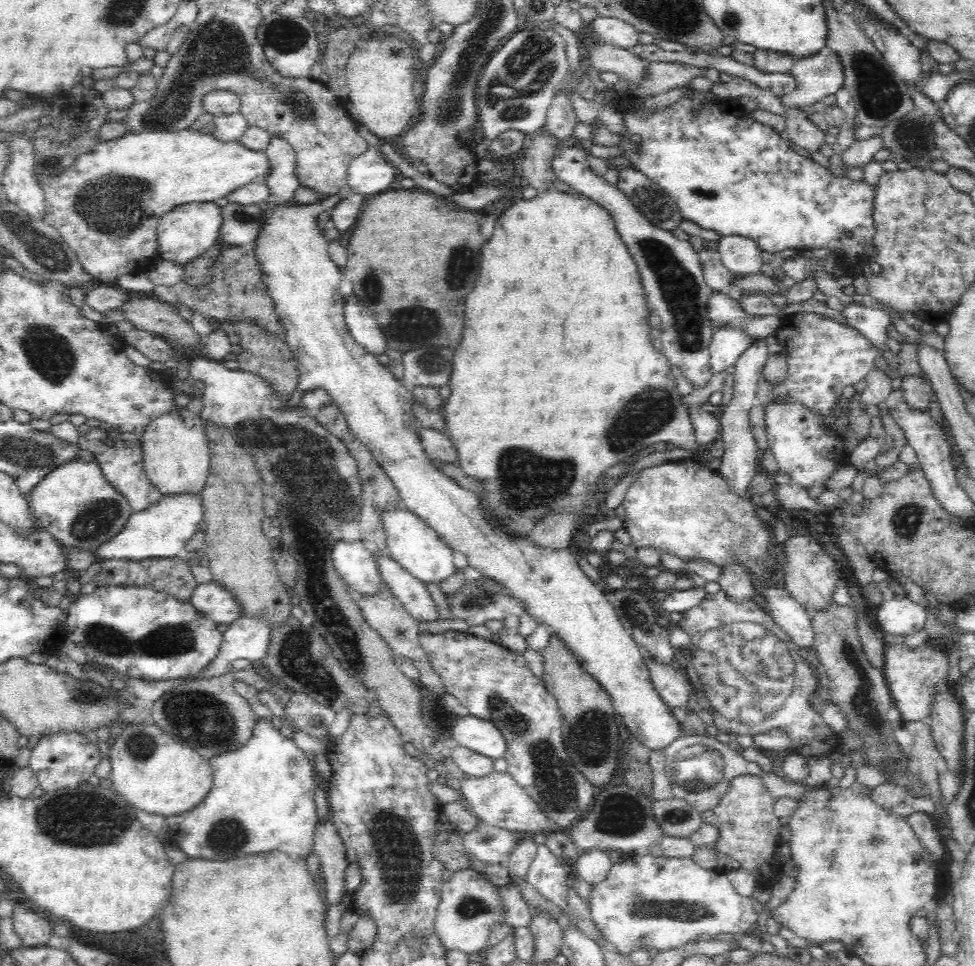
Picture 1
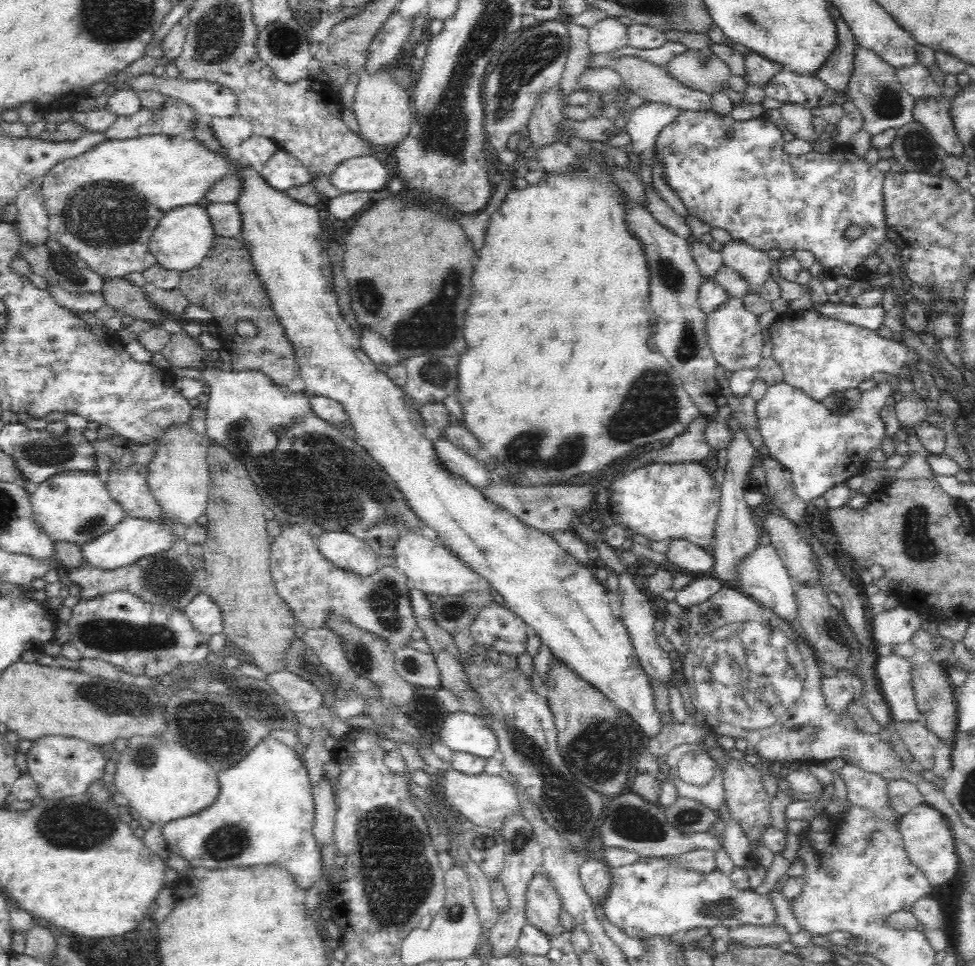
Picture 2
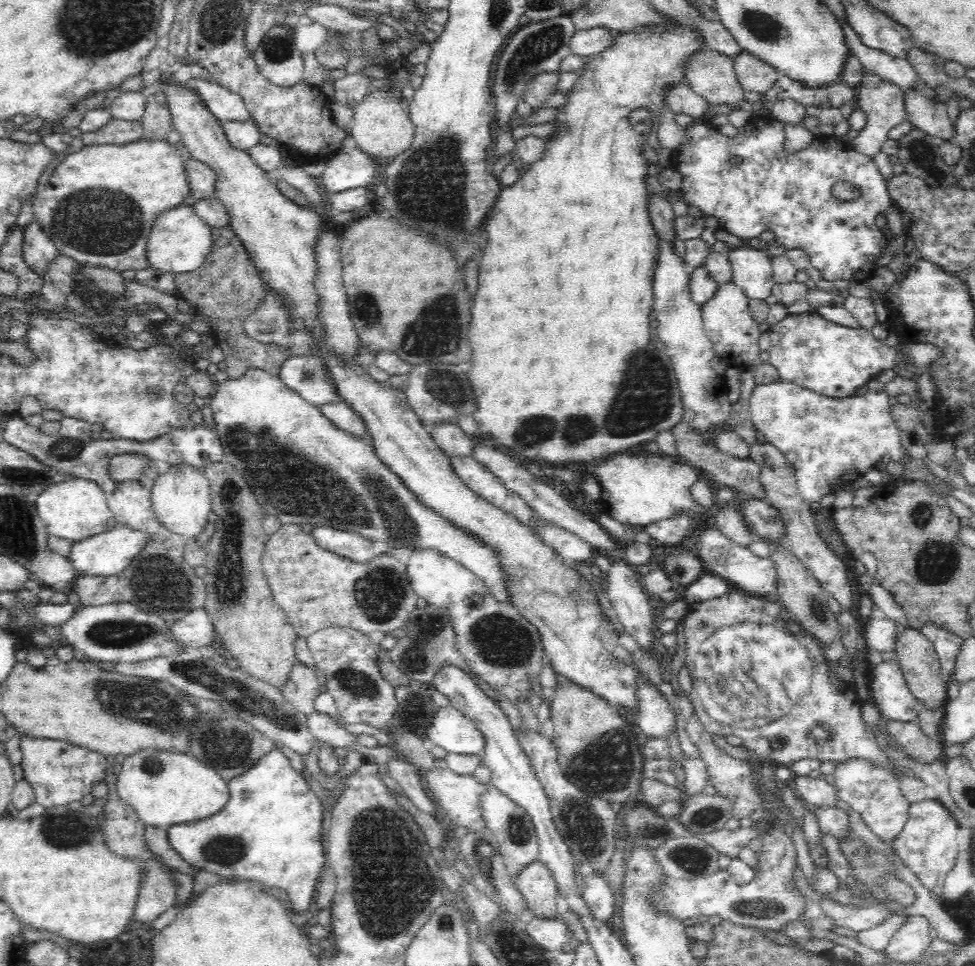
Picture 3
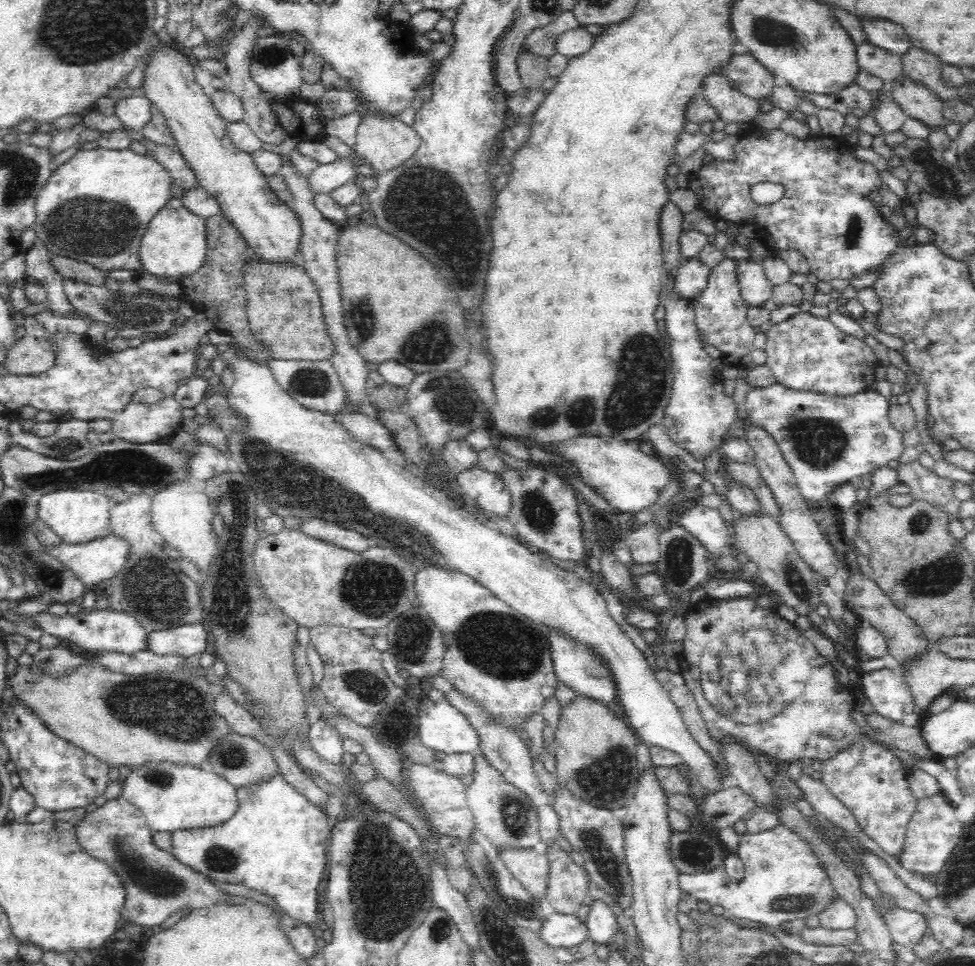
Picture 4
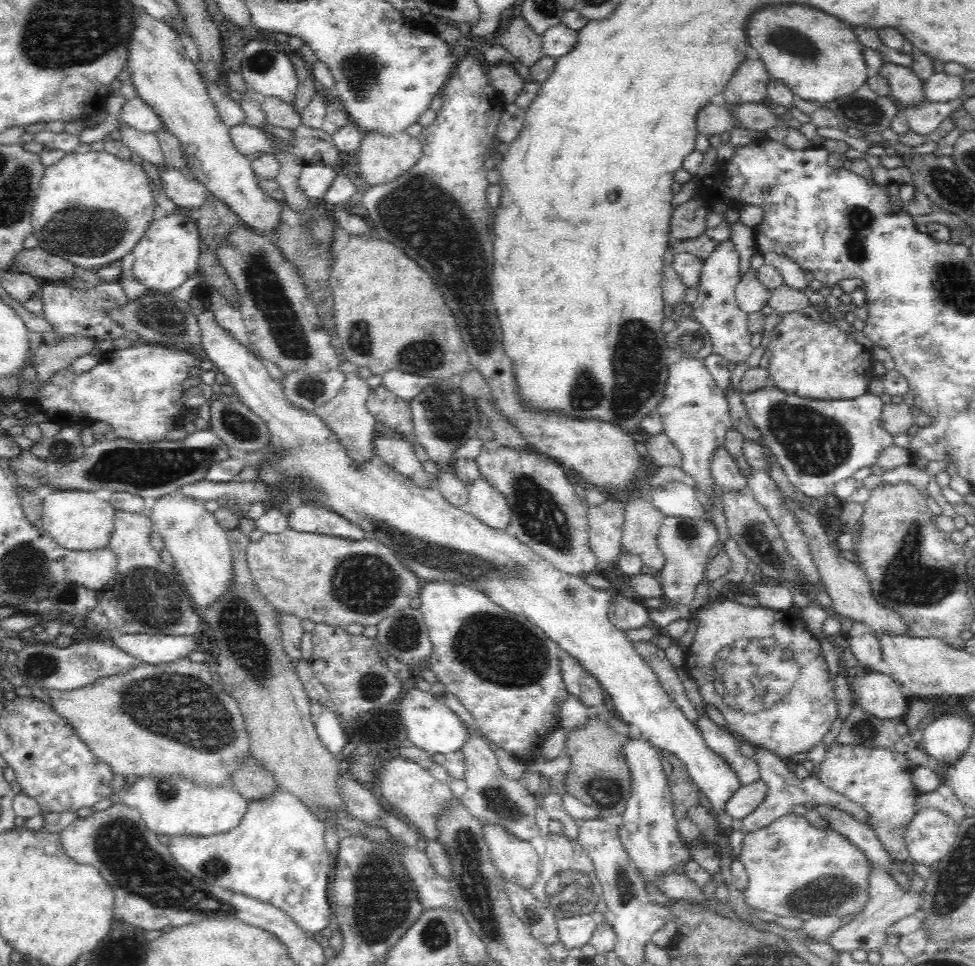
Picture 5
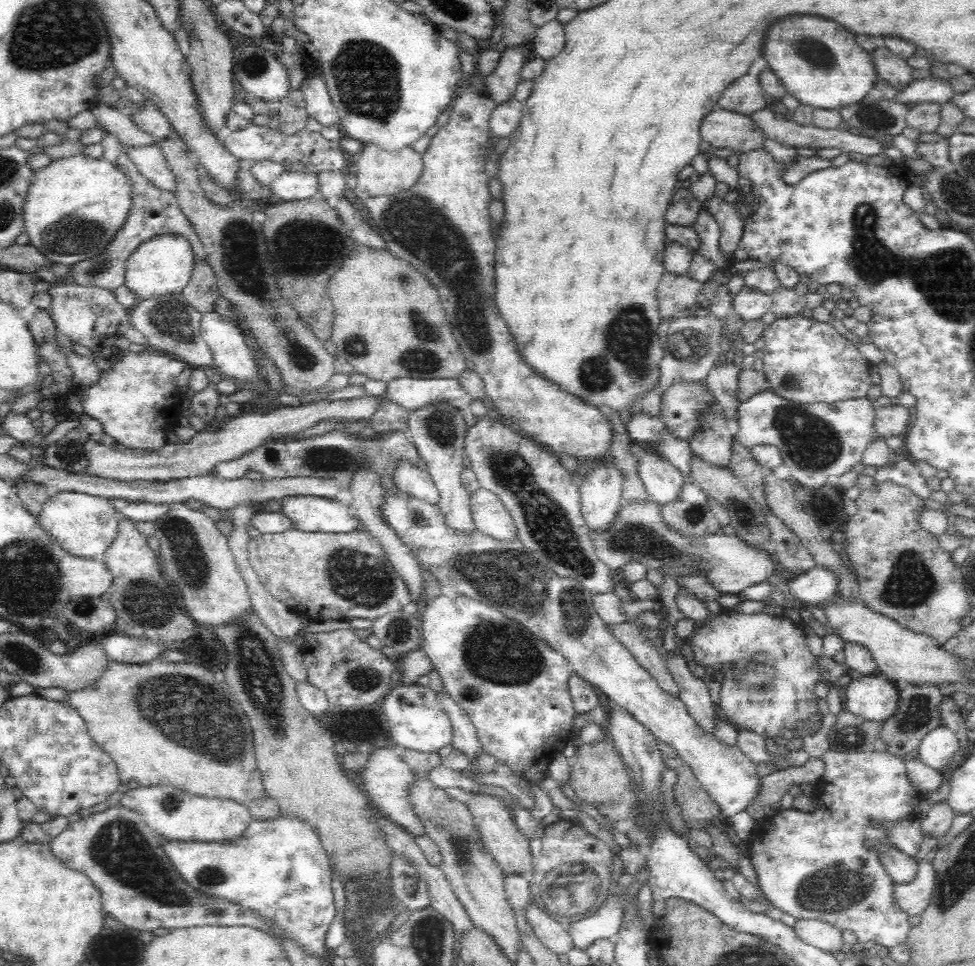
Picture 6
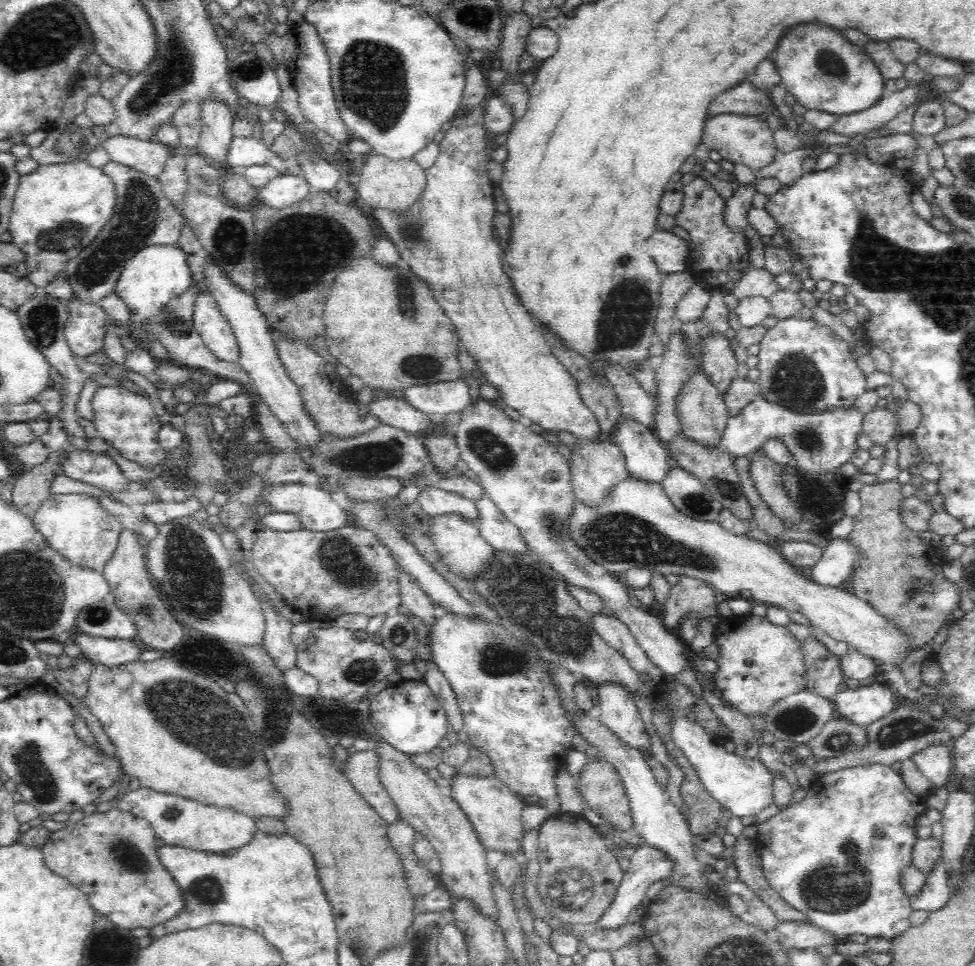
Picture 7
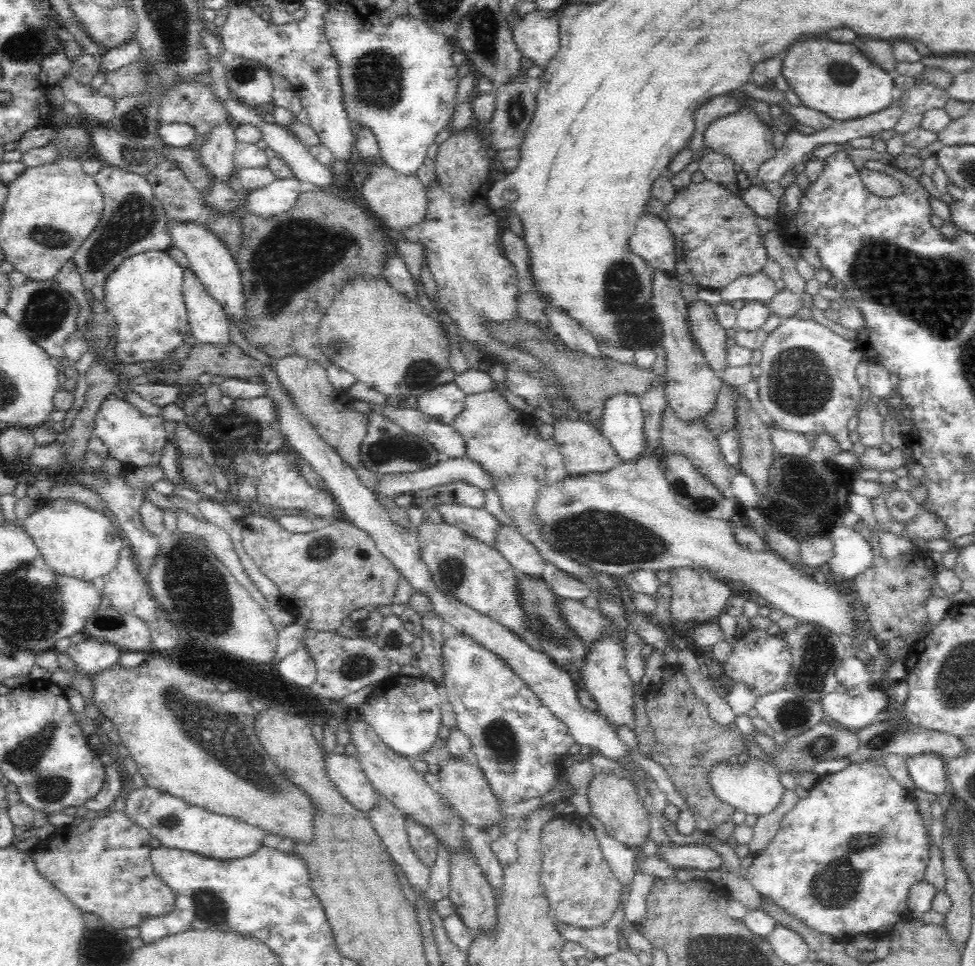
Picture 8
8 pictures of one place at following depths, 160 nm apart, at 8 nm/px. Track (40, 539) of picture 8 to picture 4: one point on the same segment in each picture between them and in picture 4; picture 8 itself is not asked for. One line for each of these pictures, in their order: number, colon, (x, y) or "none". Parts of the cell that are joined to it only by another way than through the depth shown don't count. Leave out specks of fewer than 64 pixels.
4: (76, 516)
5: (77, 520)
6: (84, 525)
7: (75, 526)

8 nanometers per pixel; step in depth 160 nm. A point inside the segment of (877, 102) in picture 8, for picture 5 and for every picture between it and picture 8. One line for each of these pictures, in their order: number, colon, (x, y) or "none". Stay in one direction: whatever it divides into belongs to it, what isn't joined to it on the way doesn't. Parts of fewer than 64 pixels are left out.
5: (819, 58)
6: (817, 61)
7: (817, 65)

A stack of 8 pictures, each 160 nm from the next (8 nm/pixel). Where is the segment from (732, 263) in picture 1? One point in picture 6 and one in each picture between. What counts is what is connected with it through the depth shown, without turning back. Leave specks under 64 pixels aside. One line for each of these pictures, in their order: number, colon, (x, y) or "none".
2: (754, 266)
3: (751, 270)
4: (754, 288)
5: (751, 296)
6: (749, 304)

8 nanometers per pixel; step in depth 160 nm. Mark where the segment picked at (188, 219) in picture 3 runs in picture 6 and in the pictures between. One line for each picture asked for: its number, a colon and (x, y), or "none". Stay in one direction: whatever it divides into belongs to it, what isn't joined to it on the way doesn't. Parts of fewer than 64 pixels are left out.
4: (174, 245)
5: (167, 254)
6: (160, 266)

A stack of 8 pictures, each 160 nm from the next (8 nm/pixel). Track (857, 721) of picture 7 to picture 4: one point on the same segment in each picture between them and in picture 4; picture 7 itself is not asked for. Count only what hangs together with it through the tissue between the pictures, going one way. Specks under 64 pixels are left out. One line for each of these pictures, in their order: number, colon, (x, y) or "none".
4: (887, 690)
5: (878, 695)
6: (871, 698)

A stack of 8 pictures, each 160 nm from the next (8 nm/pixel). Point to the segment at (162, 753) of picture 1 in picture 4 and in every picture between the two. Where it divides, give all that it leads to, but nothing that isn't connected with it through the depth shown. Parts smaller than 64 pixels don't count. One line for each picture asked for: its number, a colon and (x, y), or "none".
2: (162, 781)
3: (165, 789)
4: (170, 797)

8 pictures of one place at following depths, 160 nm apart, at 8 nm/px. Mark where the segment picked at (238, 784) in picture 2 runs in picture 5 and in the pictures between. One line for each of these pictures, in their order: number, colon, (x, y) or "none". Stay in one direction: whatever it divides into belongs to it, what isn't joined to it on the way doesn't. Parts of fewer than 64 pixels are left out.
3: (270, 831)
4: (276, 843)
5: (277, 852)

